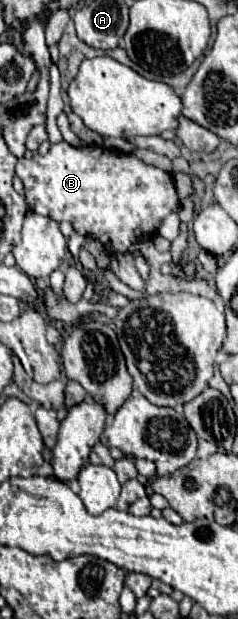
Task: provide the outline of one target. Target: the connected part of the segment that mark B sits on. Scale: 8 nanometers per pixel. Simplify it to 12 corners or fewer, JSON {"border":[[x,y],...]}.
{"border":[[53,144],[21,158],[27,204],[109,254],[179,208],[133,154]]}

